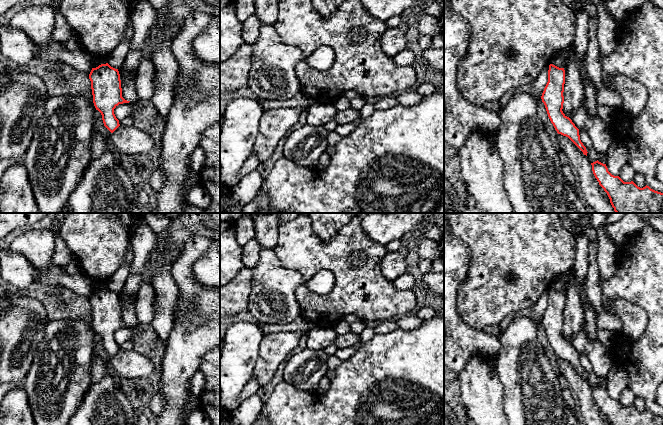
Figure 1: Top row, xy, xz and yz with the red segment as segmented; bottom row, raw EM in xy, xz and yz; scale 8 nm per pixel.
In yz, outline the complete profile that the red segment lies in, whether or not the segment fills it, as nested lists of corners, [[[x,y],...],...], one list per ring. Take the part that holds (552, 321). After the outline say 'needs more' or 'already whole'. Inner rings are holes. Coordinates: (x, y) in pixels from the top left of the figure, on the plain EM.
[[[553,288],[549,289],[548,306],[541,323],[548,341],[558,358],[568,361],[587,380],[586,371],[580,364],[579,353],[567,341],[562,333],[564,327],[565,294]]] | already whole

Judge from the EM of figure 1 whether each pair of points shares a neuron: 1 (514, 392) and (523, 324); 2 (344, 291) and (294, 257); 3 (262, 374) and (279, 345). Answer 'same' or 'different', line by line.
1: same
2: same
3: same

